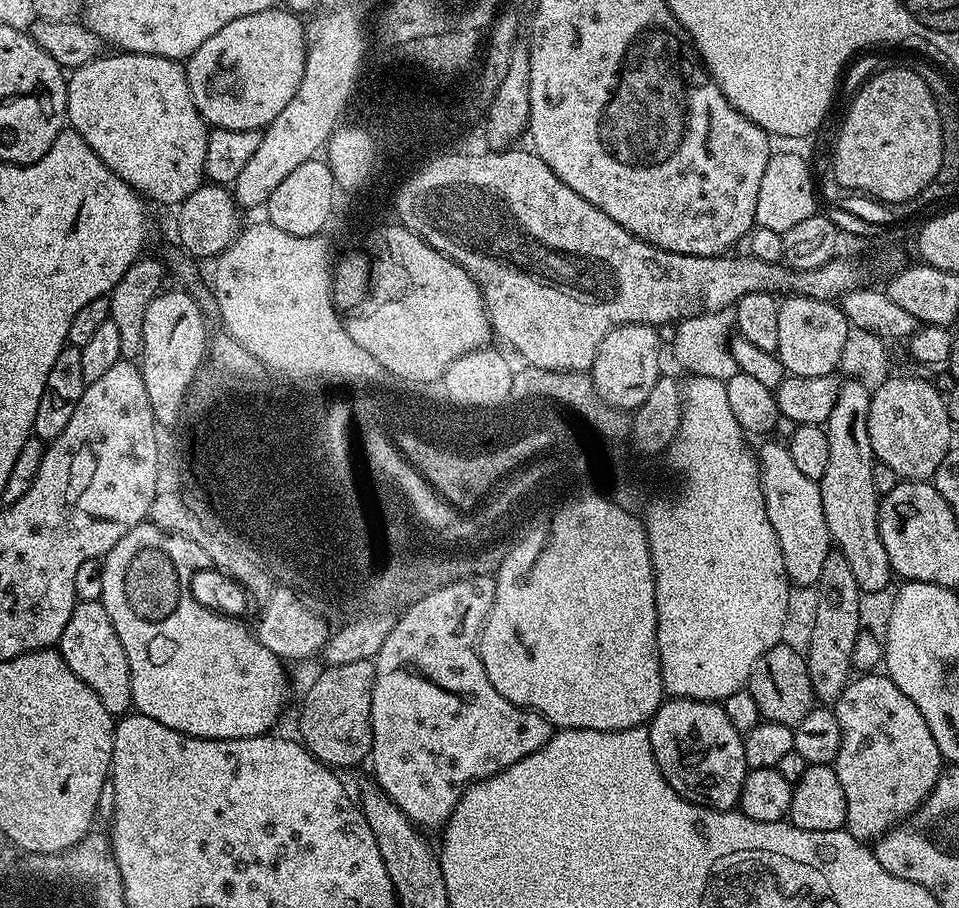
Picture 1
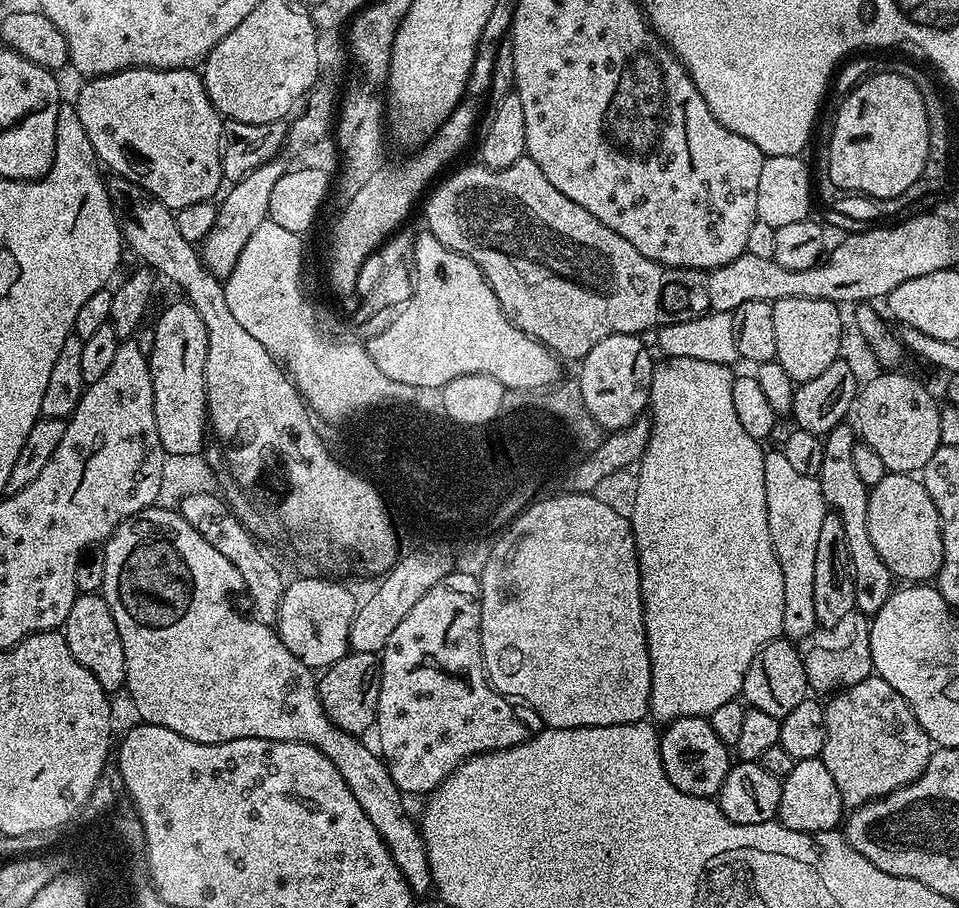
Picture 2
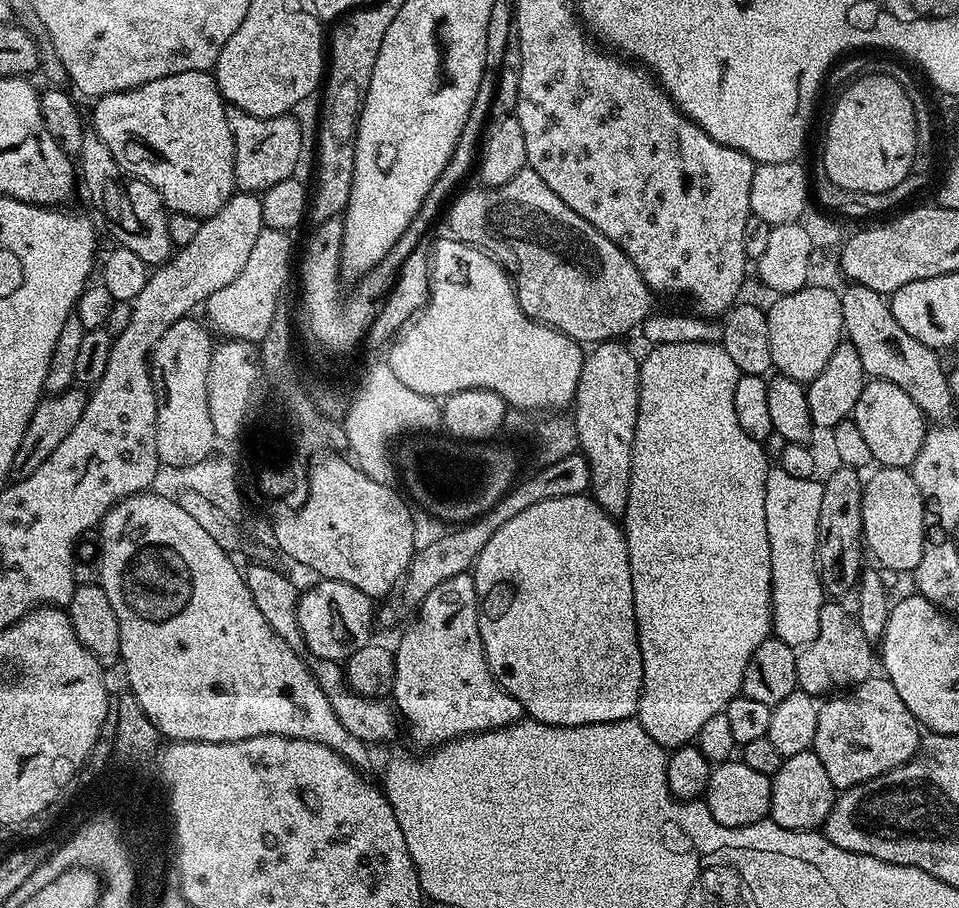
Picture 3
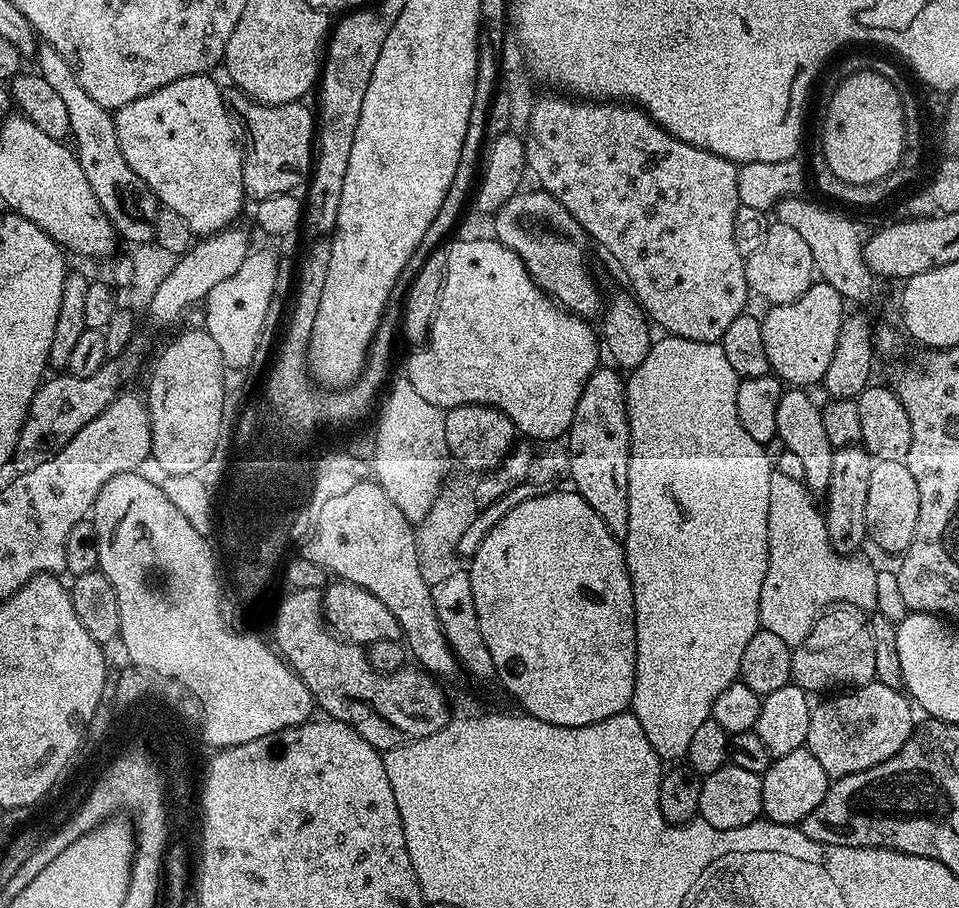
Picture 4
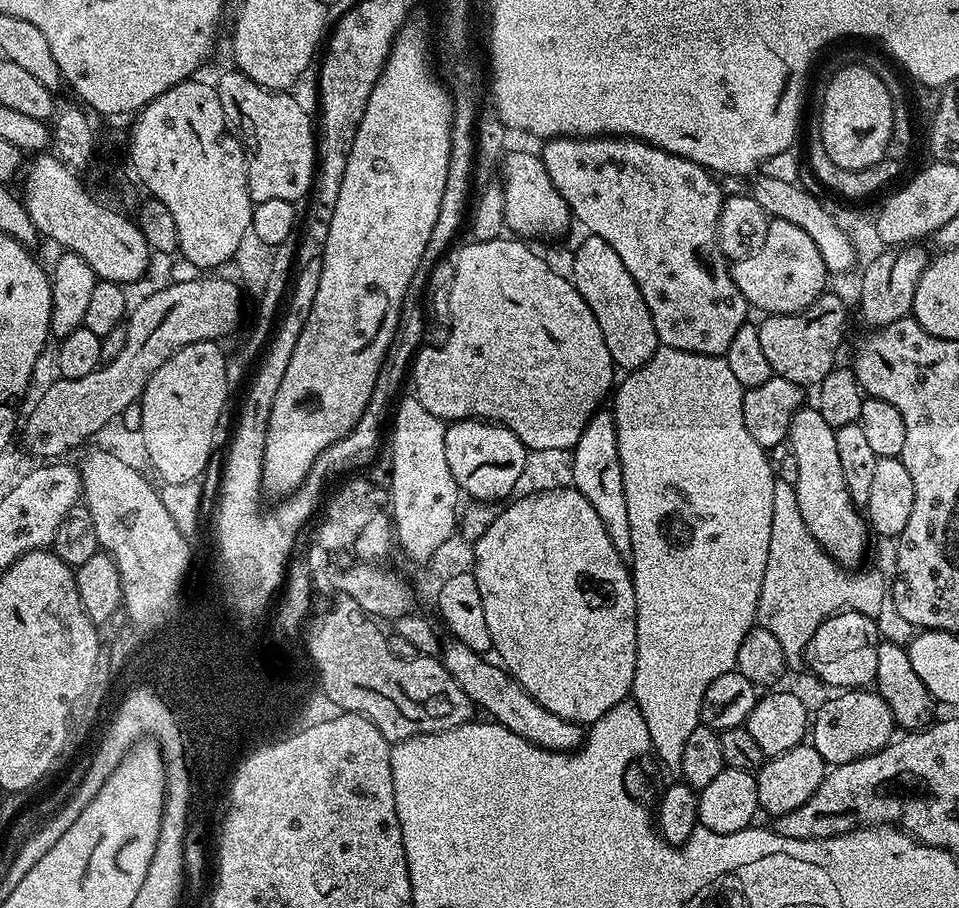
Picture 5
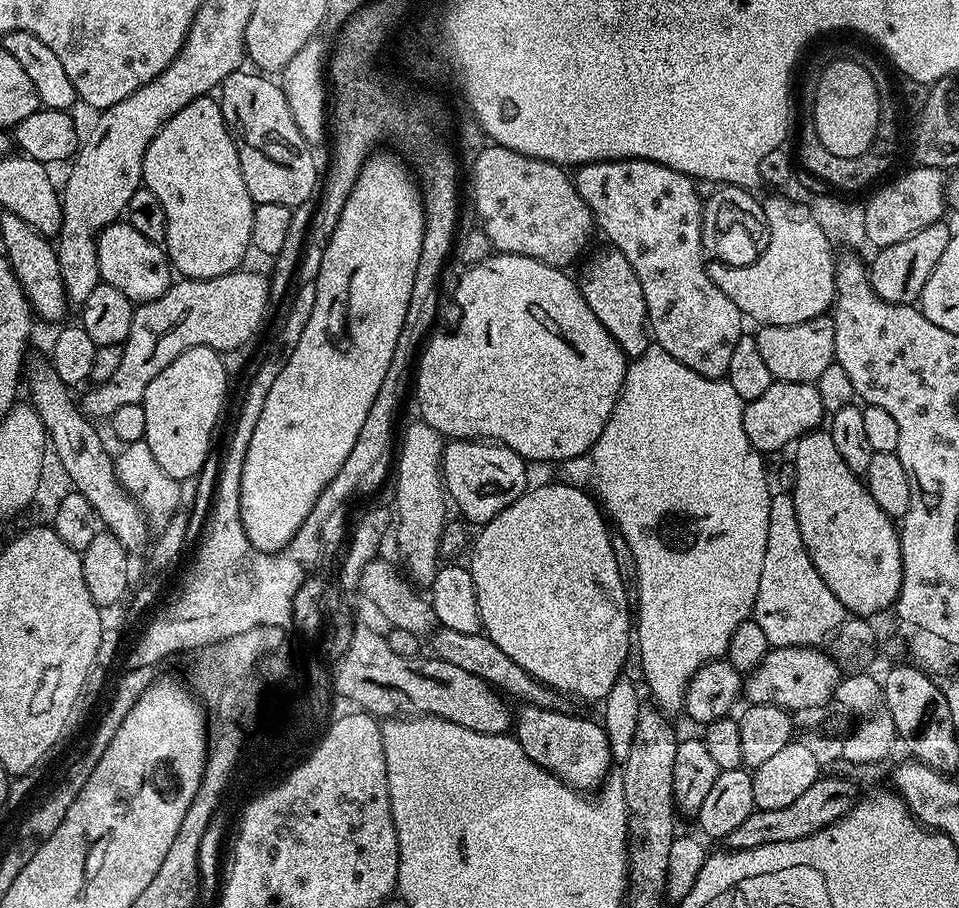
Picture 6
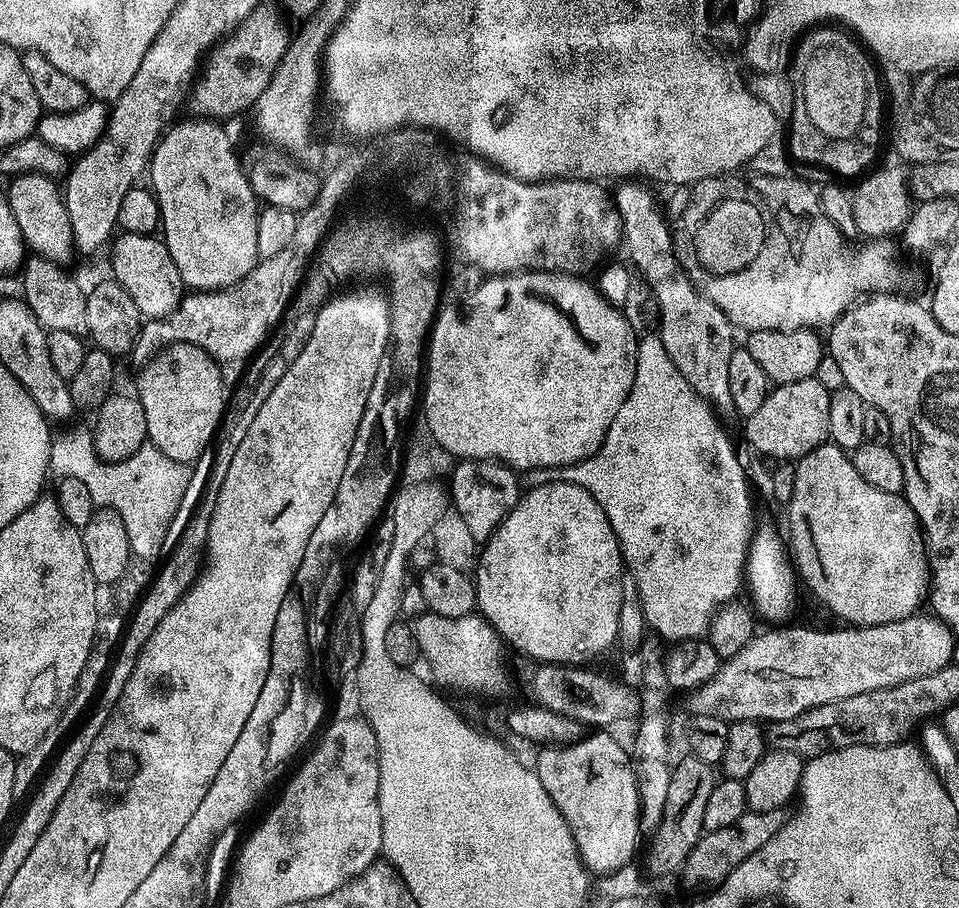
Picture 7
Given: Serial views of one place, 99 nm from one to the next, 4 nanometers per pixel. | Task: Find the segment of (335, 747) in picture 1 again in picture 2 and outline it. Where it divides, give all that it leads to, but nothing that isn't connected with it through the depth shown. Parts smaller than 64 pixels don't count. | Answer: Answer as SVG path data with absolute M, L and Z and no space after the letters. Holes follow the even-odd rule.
M349 651L338 662L323 669L318 687L324 713L334 726L357 738L363 737L363 732L373 731L380 693L380 658L377 653Z

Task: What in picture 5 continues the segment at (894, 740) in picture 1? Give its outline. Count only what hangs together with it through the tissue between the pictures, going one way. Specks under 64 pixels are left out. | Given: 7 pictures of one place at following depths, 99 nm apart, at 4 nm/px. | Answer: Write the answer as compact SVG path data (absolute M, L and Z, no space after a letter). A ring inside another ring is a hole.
M844 690L820 709L815 709L810 720L810 743L822 754L825 765L835 766L860 760L887 748L893 739L894 721L890 706L875 690Z

